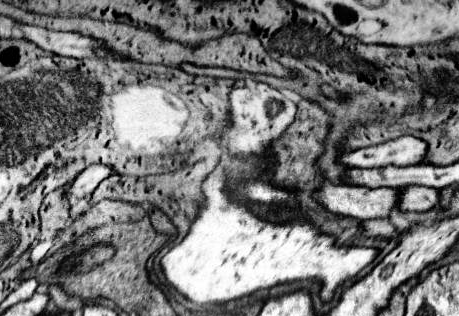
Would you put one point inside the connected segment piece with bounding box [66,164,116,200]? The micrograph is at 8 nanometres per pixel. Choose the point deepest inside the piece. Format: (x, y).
(87, 182)

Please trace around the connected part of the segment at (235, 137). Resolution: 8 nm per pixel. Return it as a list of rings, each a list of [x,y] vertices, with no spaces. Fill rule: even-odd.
[[[258,82],[244,88],[234,88],[230,94],[230,124],[222,132],[222,144],[230,152],[242,154],[244,158],[248,154],[262,156],[266,154],[268,142],[284,134],[294,116],[296,116],[296,104],[288,100],[280,90],[268,84]]]

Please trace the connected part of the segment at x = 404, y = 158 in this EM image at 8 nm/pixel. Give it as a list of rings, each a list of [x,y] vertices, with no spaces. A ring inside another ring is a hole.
[[[400,136],[382,144],[342,152],[338,160],[344,166],[360,166],[360,168],[382,168],[388,164],[394,166],[414,166],[422,164],[426,154],[426,144],[414,136]]]

